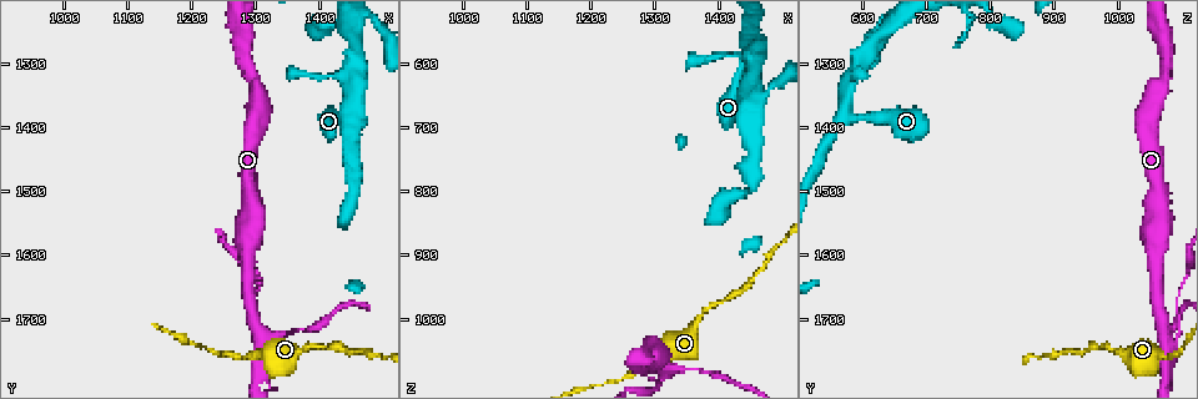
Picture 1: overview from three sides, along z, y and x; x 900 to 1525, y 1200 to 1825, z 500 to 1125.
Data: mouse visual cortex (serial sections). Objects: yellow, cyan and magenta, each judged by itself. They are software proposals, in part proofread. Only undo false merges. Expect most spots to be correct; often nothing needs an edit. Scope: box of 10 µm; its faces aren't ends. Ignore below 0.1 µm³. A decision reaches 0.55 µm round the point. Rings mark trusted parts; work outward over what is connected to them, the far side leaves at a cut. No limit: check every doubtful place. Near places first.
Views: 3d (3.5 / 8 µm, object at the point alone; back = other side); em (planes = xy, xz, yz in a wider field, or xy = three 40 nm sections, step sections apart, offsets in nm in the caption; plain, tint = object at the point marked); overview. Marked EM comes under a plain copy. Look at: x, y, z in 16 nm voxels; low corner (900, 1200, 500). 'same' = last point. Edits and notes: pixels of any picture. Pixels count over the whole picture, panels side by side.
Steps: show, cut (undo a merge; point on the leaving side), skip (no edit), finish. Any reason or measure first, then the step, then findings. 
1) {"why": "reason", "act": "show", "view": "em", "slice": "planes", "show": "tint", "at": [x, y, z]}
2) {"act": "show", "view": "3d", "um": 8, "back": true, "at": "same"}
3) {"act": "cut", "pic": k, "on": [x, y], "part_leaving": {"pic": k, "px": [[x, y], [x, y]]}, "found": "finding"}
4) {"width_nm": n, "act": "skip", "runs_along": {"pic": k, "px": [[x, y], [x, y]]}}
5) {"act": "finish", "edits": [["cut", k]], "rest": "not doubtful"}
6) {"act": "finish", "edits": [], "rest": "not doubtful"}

{"why": "thick turns thin", "act": "show", "view": "3d", "um": 8, "at": [1290, 1755, 1075]}

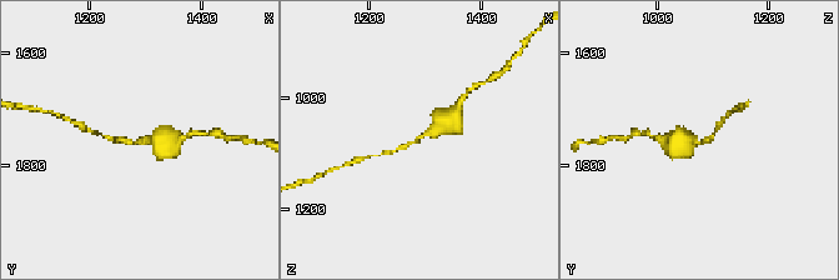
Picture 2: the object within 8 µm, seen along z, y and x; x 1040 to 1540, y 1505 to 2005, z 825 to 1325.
{"arm_widths_nm": [150, 500], "why": "now the EM", "act": "show", "view": "em", "slice": "xy", "step": 5, "show": "tint", "at": "same"}

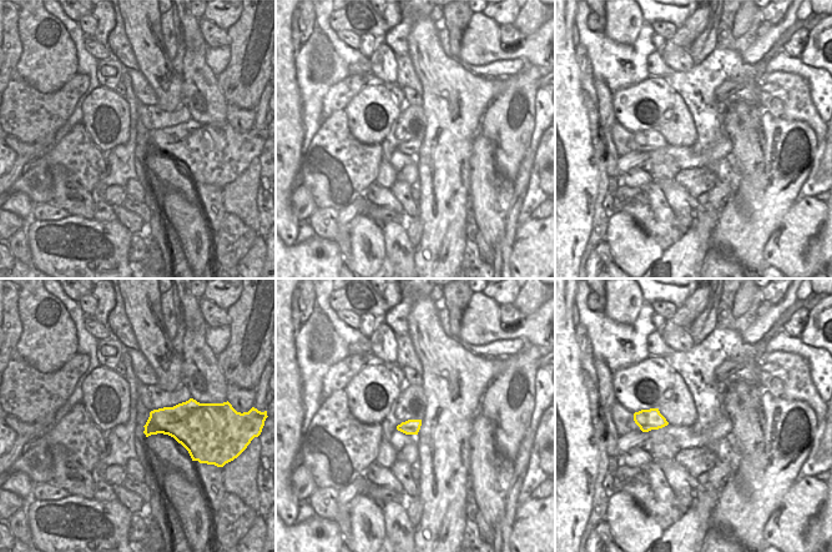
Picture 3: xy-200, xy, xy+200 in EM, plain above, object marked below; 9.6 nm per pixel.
{"act": "skip", "runs_along": {"pic": 2, "px": [[450, 119], [403, 148], [386, 151]]}, "found": "continuous, no second cell"}

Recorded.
{"why": "calibre changes", "act": "show", "view": "3d", "um": 3.5, "at": [1315, 1735, 1080]}

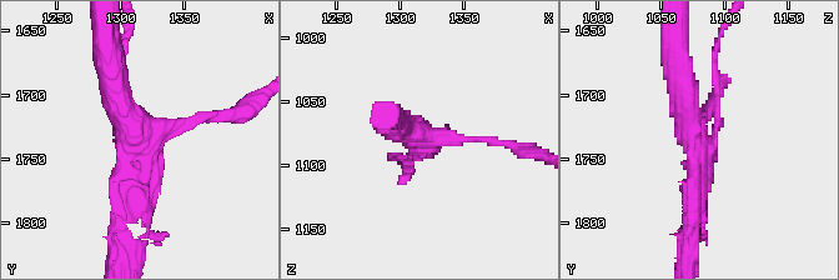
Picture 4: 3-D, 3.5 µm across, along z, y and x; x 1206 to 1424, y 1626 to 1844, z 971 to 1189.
{"arms": 4, "arm_widths_nm": [100, 100, 250, 350], "why": "need the tissue", "act": "show", "view": "em", "slice": "planes", "show": "tint", "at": [1314, 1734, 1076]}

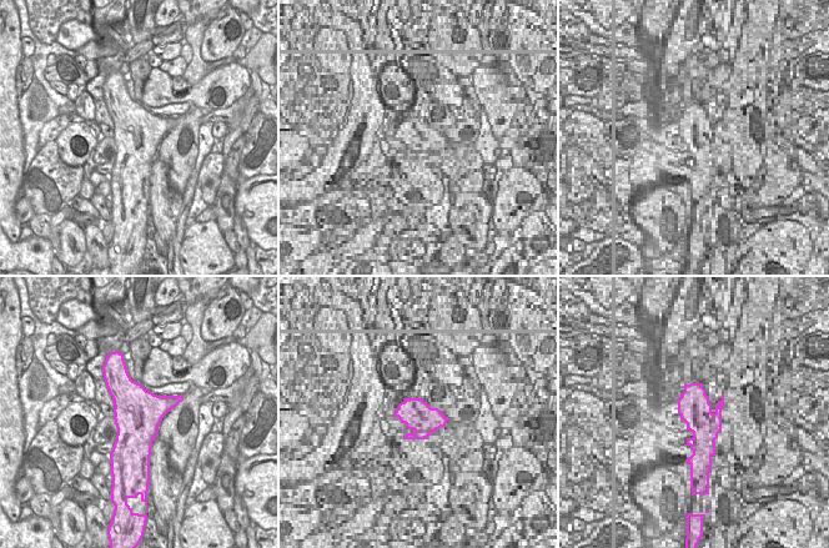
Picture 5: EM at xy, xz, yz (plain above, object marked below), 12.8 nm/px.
{"act": "cut", "pic": 4, "on": [391, 156], "part_leaving": {"pic": 4, "px": [[717, 129], [719, 33]]}, "found": "a second cell is stuck on"}

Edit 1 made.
{"why": "abrupt turn", "act": "show", "view": "3d", "um": 3.5, "at": [1435, 1380, 590]}

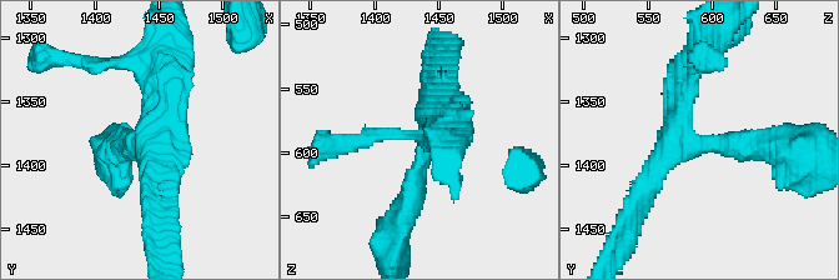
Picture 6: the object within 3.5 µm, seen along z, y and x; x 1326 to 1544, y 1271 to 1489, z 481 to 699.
{"act": "show", "view": "em", "slice": "xy", "step": 5, "show": "tint", "at": [1440, 1384, 588]}

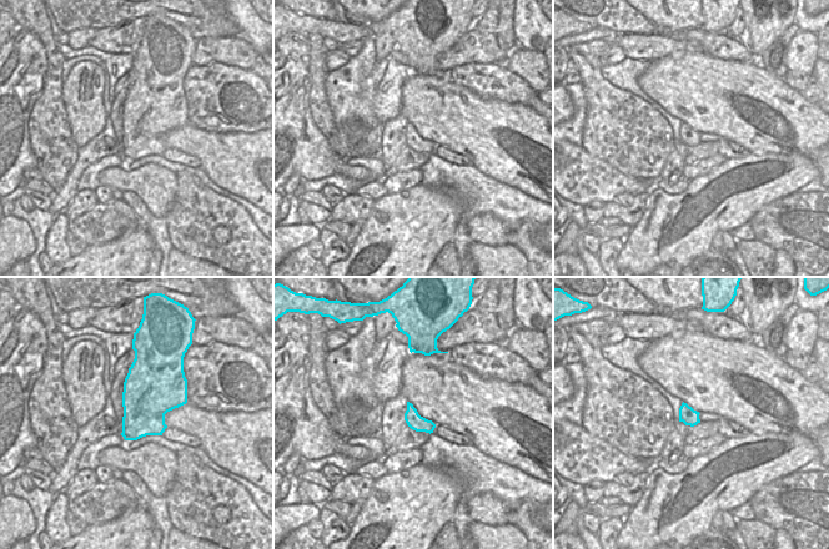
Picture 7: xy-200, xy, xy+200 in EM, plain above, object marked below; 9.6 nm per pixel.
{"act": "skip", "runs_along": {"pic": 6, "px": [[777, 145], [684, 141], [681, 80]]}, "found": "one cell here"}

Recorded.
{"act": "finish", "edits": [["cut", 4]], "rest": "not doubtful"}

